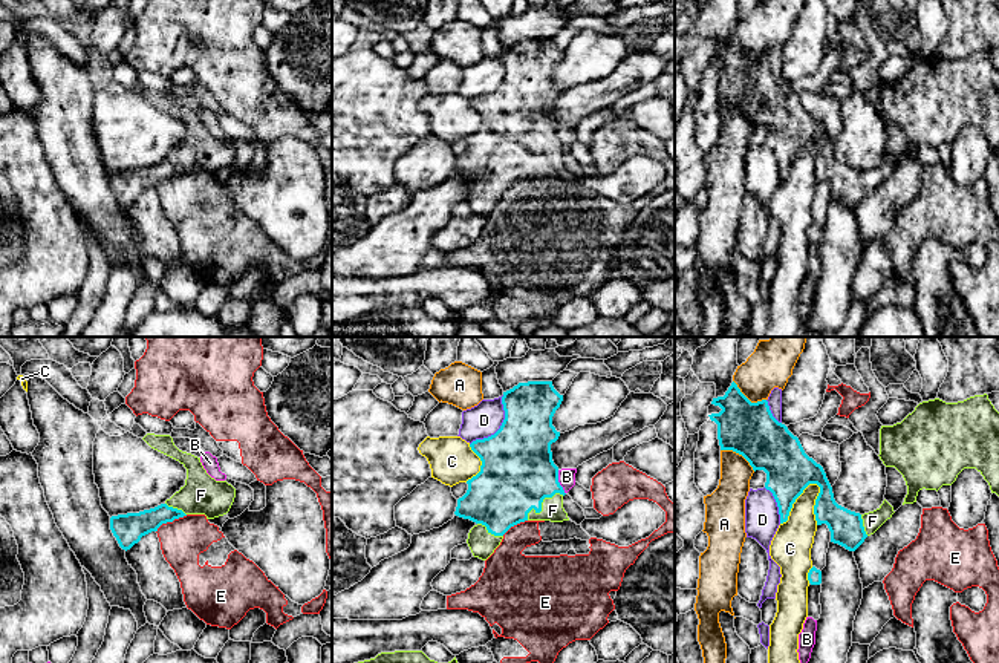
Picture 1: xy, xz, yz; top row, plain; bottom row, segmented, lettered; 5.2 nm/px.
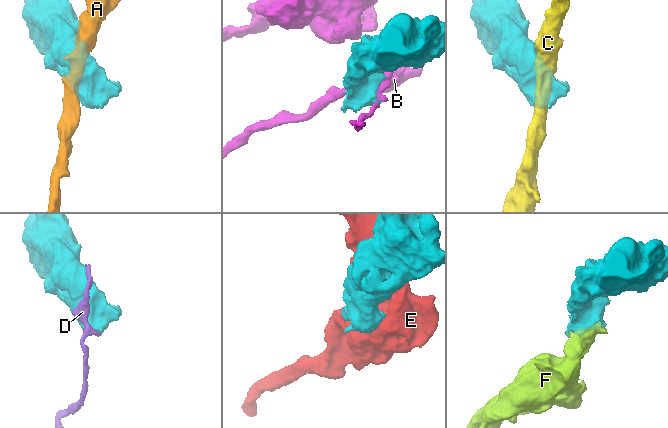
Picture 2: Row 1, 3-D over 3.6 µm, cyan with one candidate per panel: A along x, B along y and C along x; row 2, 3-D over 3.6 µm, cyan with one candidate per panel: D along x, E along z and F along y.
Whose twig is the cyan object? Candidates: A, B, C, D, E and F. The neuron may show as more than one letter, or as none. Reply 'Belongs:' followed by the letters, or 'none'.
Belongs: F

